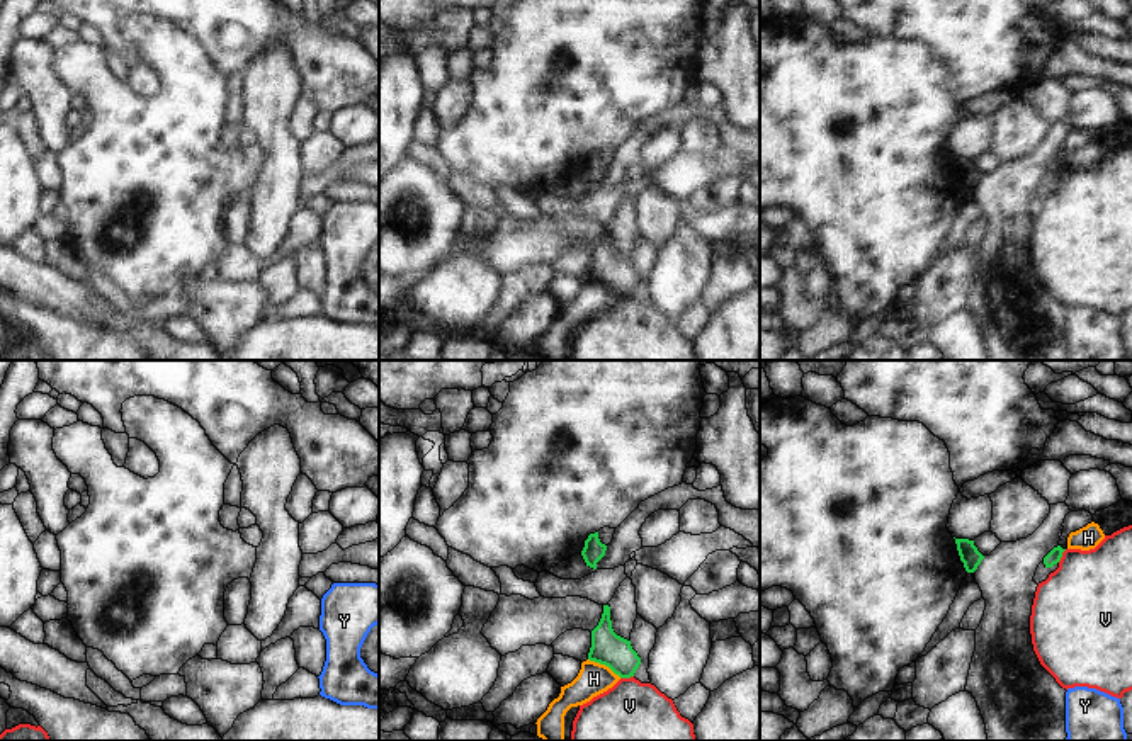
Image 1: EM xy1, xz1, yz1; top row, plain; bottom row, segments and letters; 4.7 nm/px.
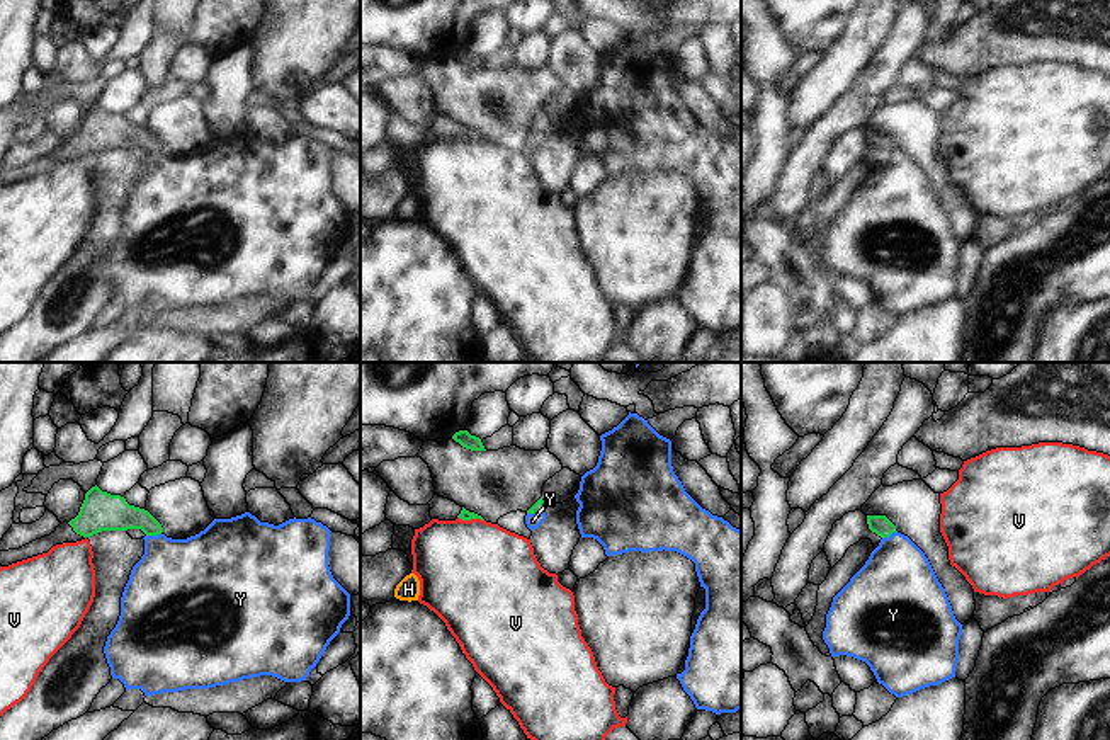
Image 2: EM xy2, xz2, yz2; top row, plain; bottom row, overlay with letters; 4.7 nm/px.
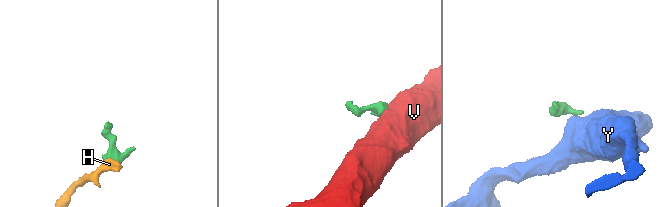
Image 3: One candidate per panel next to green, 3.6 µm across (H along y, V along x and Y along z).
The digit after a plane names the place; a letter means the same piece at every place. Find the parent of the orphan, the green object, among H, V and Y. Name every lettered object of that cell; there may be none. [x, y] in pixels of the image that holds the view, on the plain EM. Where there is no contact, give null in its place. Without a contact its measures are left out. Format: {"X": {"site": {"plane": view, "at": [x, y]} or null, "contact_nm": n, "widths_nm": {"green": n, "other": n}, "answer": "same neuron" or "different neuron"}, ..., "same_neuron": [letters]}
{"H": {"site": {"plane": "xz1", "at": [605, 284]}, "contact_nm": 180, "widths_nm": {"green": 160, "other": 160}, "answer": "different neuron"}, "V": {"site": {"plane": "xz2", "at": [471, 136]}, "contact_nm": 130, "widths_nm": {"green": 50, "other": 480}, "answer": "different neuron"}, "Y": {"site": {"plane": "xy2", "at": [153, 153]}, "contact_nm": 70, "widths_nm": {"green": 180, "other": 400}, "answer": "different neuron"}, "same_neuron": []}

